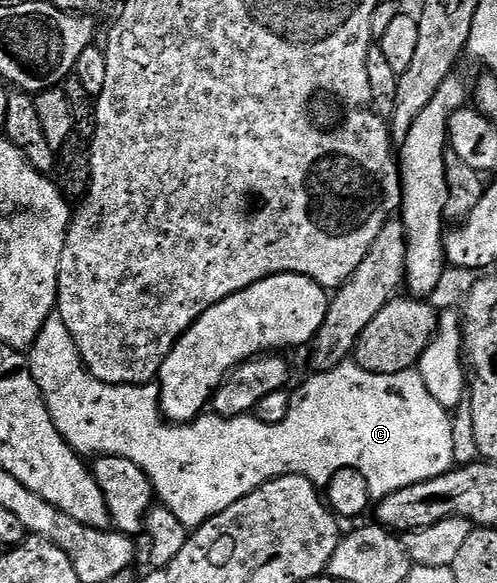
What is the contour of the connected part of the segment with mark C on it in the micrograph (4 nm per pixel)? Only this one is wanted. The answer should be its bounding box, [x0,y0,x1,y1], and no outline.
[28,315,454,531]

